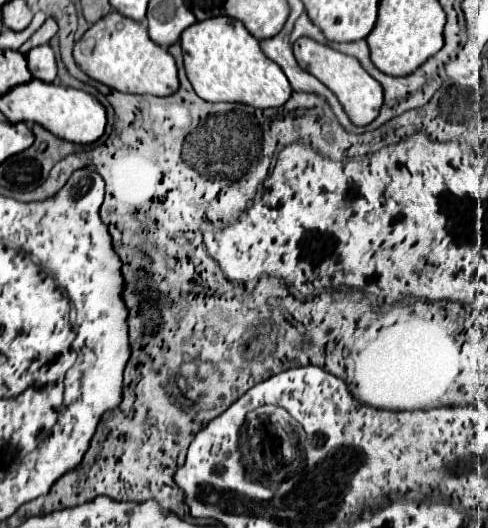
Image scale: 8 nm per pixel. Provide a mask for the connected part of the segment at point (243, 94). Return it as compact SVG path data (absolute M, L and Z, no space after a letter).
M212 17L208 21L198 21L182 33L180 45L184 51L186 75L204 101L236 101L268 109L282 107L292 95L292 87L282 69L264 55L260 41L250 35L238 19Z

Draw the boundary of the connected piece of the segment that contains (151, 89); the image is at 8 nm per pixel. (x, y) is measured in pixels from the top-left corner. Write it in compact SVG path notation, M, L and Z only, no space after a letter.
M120 13L102 17L84 33L74 45L74 61L92 79L122 93L168 97L178 89L178 67L174 57L150 39L144 25Z

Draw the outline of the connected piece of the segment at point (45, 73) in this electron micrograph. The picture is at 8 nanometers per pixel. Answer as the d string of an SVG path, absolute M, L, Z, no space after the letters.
M40 45L34 47L28 55L28 67L34 79L40 79L44 83L52 83L58 75L58 65L56 65L56 57L50 45Z

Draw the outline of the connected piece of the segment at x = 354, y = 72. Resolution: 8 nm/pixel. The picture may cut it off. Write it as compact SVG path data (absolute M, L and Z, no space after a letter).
M300 37L294 43L294 55L302 69L306 69L314 77L318 77L338 97L344 111L356 125L368 125L376 119L376 115L380 115L380 107L384 103L384 89L370 73L364 71L364 67L360 65L360 61L356 57L344 55L310 37Z

